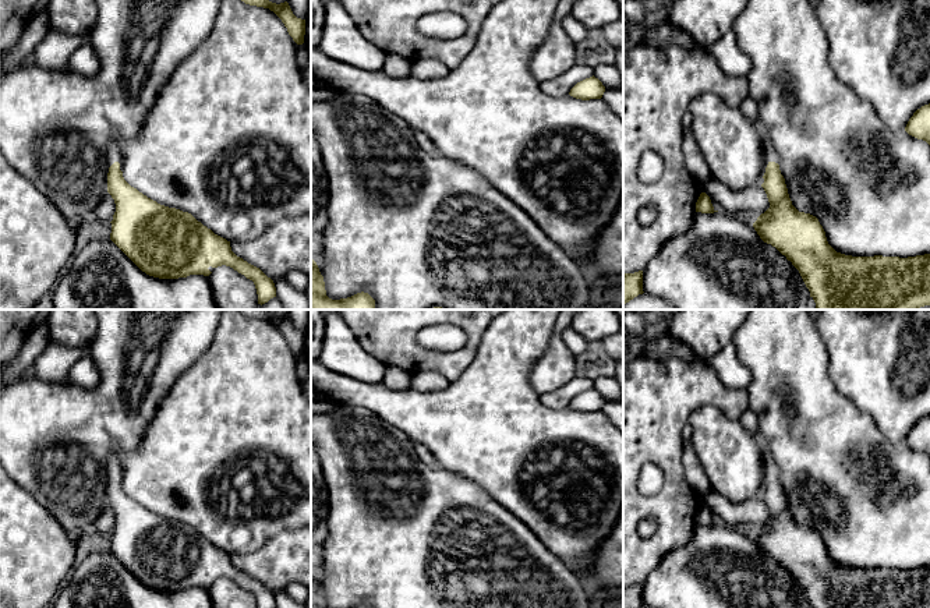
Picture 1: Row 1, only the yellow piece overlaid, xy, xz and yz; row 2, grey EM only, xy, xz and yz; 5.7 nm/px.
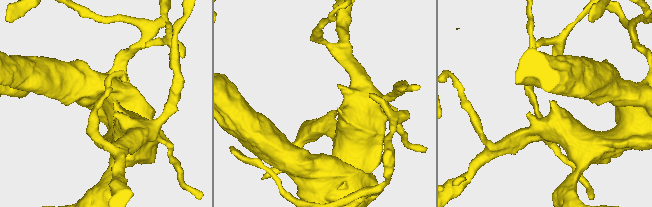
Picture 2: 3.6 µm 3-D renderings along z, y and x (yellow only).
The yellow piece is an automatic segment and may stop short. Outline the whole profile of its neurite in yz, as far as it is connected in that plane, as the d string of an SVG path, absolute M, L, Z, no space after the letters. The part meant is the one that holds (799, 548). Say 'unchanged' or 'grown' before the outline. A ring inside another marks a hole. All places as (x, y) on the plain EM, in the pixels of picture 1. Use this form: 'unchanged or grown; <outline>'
grown; M746 409L740 417L742 425L760 443L763 459L763 492L770 520L753 535L760 551L775 559L799 583L810 608L930 608L930 566L899 569L852 569L837 565L827 554L818 531L799 524L788 506L785 491L779 482L779 469L759 432L756 414Z

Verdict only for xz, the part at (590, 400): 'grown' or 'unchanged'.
unchanged

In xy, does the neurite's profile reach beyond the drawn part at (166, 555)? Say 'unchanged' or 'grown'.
grown

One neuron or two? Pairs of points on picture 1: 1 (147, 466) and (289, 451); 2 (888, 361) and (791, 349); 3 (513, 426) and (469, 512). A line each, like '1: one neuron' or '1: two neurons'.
1: one neuron
2: two neurons
3: two neurons

